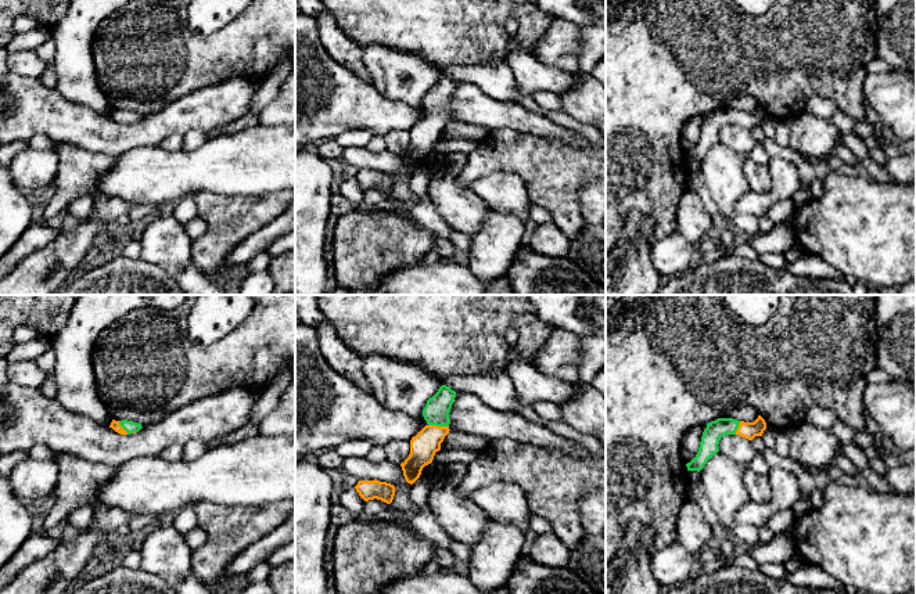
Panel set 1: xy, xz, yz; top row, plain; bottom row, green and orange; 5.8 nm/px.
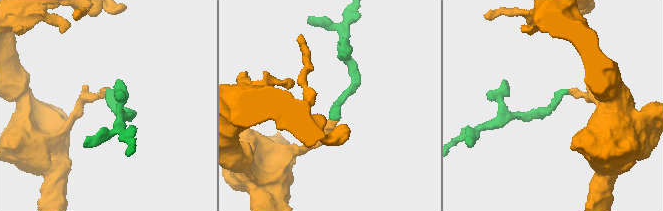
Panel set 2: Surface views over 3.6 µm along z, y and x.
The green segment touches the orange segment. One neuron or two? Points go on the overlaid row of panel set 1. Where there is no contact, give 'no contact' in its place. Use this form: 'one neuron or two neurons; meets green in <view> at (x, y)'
one neuron; meets green in xz at (438, 425)

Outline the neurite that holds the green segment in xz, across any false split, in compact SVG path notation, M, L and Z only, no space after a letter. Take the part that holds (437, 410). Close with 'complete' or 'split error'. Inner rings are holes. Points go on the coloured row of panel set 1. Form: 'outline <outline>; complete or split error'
outline M442 385L438 392L427 400L423 417L427 425L410 440L410 454L400 464L407 483L413 485L421 475L425 465L431 464L441 443L449 433L449 413L456 397L456 392Z; split error

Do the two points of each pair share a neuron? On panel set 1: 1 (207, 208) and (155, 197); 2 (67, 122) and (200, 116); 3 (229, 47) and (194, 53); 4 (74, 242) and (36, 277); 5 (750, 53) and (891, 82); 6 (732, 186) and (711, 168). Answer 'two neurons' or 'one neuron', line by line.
1: two neurons
2: one neuron
3: one neuron
4: one neuron
5: two neurons
6: one neuron

